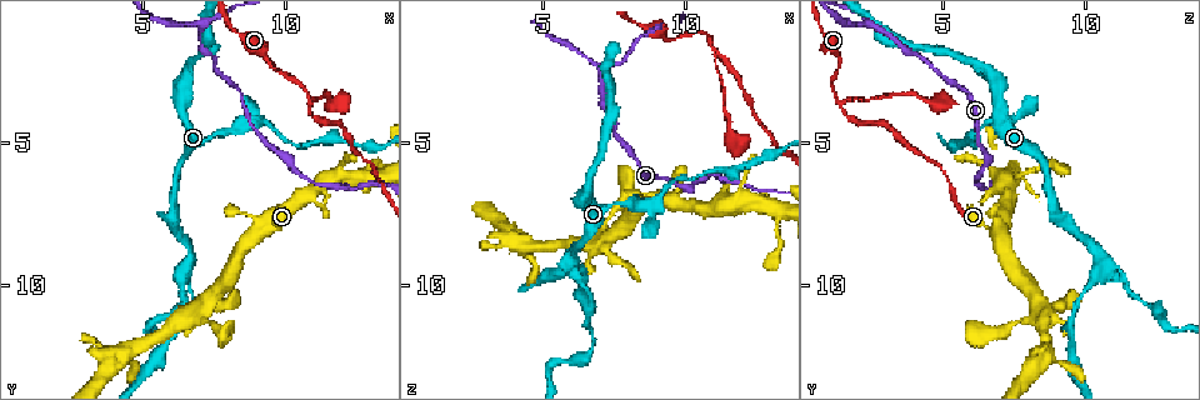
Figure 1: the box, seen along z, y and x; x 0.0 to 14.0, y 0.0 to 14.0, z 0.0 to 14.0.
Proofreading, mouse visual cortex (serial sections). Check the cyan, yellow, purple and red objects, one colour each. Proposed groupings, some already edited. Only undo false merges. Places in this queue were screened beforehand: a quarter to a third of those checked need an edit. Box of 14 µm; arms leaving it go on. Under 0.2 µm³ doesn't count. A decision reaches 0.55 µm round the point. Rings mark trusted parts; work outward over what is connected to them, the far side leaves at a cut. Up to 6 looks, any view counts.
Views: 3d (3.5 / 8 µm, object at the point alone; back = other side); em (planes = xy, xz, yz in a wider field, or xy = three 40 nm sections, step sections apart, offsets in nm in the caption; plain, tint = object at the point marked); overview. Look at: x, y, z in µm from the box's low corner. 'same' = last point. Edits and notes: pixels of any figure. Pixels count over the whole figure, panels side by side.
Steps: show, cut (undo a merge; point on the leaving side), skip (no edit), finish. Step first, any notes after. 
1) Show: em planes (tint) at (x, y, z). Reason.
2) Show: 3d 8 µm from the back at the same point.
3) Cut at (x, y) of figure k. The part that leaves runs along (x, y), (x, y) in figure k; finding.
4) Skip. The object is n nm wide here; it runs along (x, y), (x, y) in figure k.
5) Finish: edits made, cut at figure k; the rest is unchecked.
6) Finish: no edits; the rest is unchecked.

Show: 3d 3.5 µm at (7.1, 1.0, 2.7). Branch point.

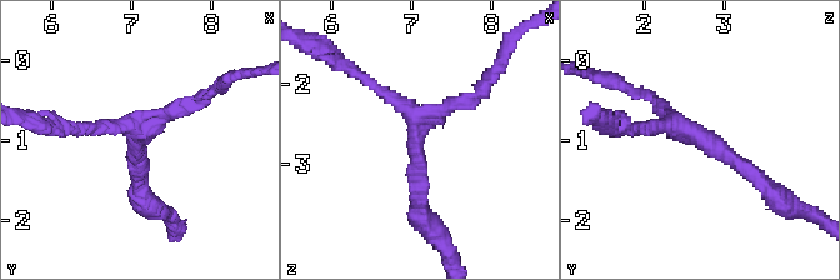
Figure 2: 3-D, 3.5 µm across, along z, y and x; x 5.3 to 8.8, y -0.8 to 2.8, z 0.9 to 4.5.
Show: em xy step 1 (tint) at (7.00, 0.95, 2.65). Shape alone is not enough.

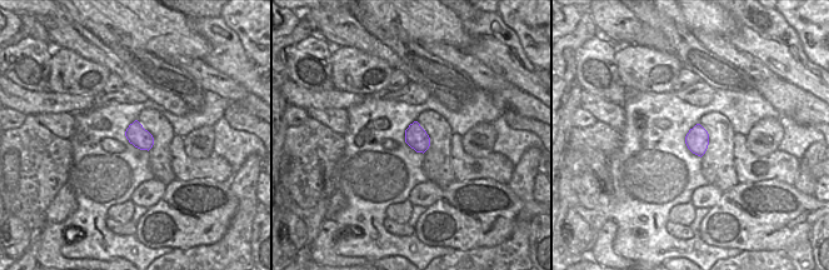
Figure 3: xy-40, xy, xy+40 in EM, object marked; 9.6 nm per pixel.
Skip. The arms are 150, 200, 200 nm wide; it runs along (764, 184), (693, 130), (639, 126) in figure 2; all the same cell.

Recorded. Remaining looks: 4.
Show: 3d 3.5 µm at (10.9, 3.7, 1.4). Two arms in line, one across.

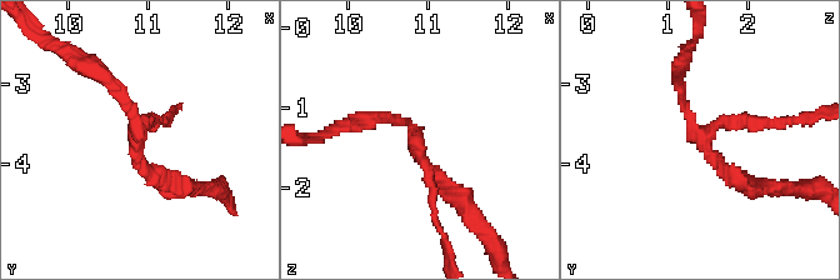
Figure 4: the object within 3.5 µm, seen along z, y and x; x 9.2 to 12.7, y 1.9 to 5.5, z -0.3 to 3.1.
Show: em xy step 5 (tint) at (10.85, 3.65, 1.45). 3 arms meet here; the arms are 150, 150, 200 nm wide; now the EM.

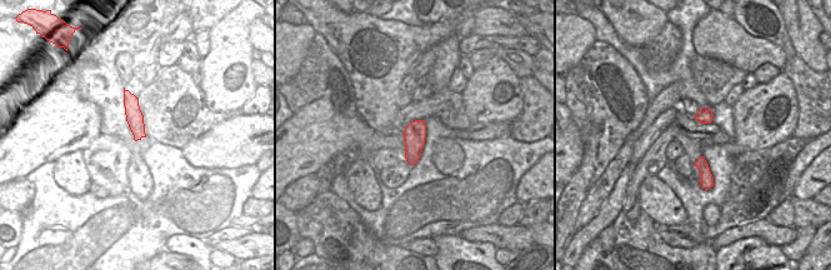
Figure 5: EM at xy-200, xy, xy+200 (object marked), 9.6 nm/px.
Skip. It runs along (379, 119), (414, 129), (436, 221) in figure 4; continuous, no second cell.

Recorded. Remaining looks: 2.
Show: 3d 8 µm at (7.2, 11.1, 8.3).

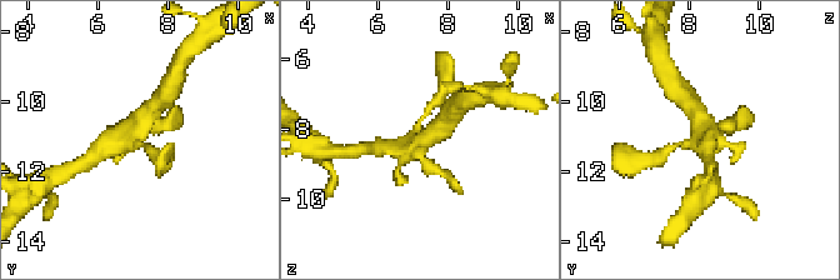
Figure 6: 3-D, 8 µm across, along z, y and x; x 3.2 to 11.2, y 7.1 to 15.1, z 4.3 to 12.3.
Show: em xy step 2 (tint) at (7.1, 11.1, 8.3).

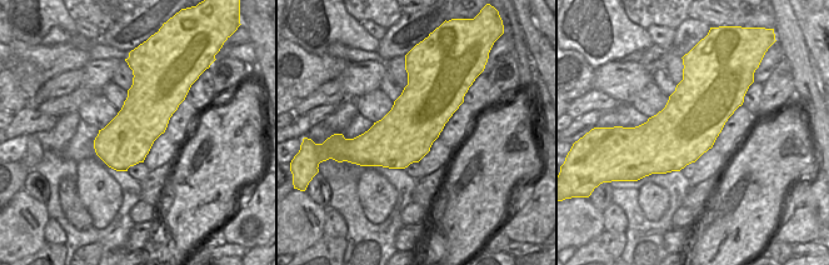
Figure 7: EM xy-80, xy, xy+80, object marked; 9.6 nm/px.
Skip. It runs along (154, 106), (130, 135), (101, 146) in figure 6; all the same cell.

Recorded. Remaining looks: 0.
Finish: no edits; the rest is unchecked.

